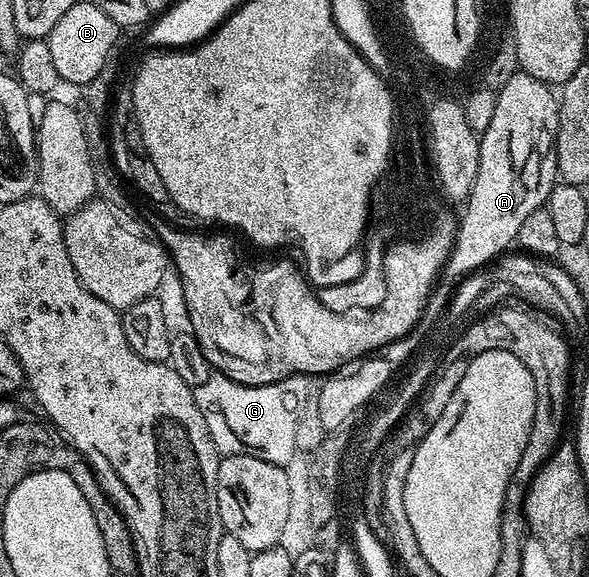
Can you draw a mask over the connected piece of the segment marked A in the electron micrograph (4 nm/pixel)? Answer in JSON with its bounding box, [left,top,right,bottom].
[445,70,559,276]

